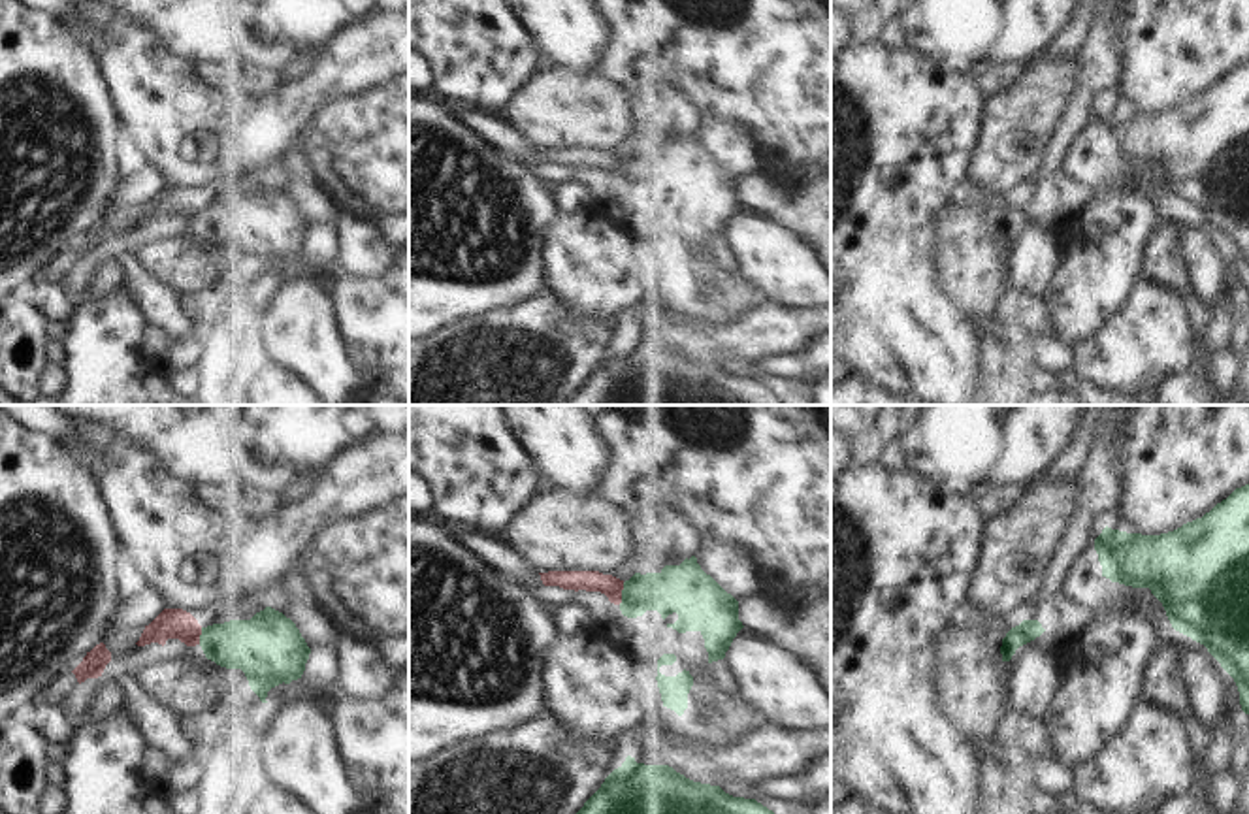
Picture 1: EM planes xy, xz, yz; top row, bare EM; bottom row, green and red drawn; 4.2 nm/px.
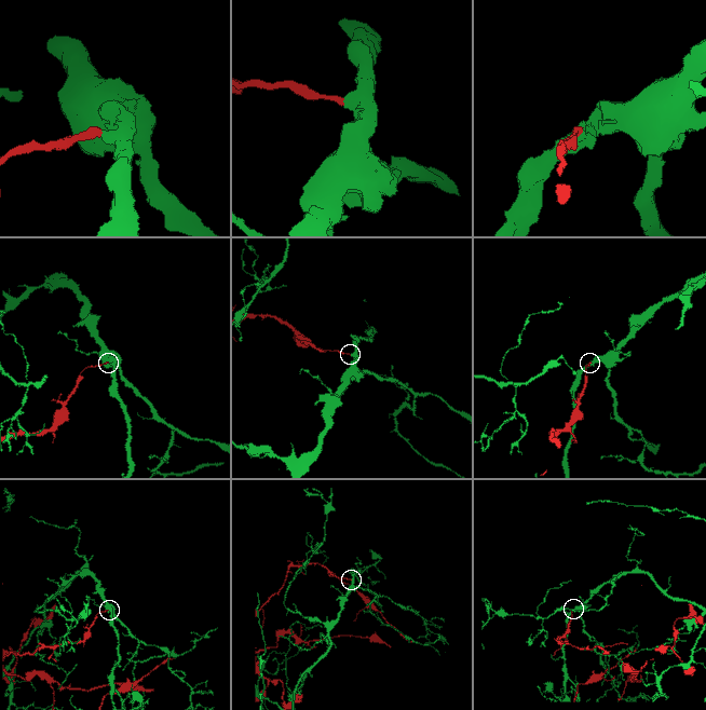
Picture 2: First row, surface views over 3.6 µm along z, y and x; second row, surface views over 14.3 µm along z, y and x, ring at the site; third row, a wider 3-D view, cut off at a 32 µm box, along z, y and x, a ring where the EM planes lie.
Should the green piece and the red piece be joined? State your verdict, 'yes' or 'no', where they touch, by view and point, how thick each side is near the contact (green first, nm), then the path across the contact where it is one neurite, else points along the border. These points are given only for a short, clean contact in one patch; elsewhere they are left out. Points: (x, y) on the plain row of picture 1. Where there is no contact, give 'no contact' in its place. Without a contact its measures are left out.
no | xz (622, 172) | 200/100 nm

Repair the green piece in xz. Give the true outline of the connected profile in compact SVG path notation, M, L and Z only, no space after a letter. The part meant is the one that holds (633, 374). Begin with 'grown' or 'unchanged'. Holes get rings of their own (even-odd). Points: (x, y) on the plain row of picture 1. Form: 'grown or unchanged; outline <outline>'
unchanged; outline M627 334L565 405L786 405L755 377L733 375L720 364L686 356L669 343L644 343Z

